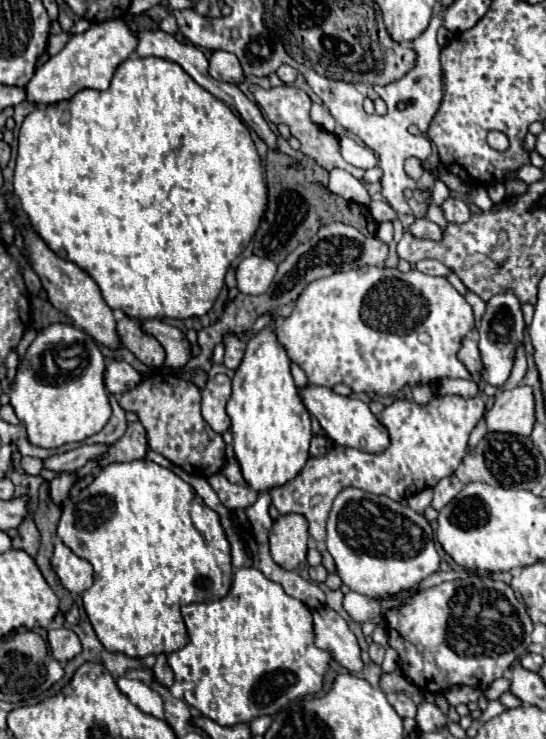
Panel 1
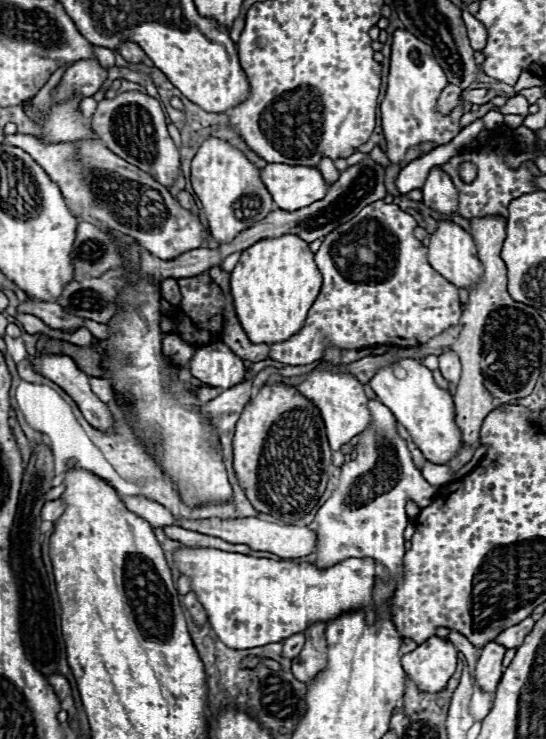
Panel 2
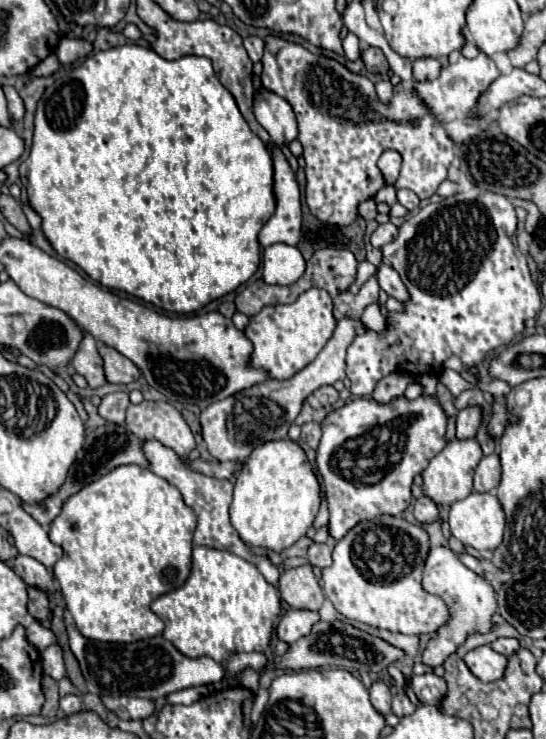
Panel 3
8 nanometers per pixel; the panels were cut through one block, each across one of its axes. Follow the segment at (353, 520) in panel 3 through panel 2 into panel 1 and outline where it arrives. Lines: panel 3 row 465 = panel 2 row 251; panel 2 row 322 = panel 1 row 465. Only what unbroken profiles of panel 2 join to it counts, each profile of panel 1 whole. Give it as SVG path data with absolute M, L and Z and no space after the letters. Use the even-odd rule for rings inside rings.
M436 396L430 404L420 406L416 402L398 400L384 408L378 416L390 432L390 446L380 454L364 450L350 450L334 444L326 456L310 458L296 478L284 486L272 488L268 494L280 514L298 512L304 514L310 524L310 536L316 542L326 538L326 520L336 494L348 486L384 494L392 500L410 498L412 494L436 486L442 478L456 470L456 464L468 452L468 436L485 411L485 401L476 396L470 399L460 396Z

